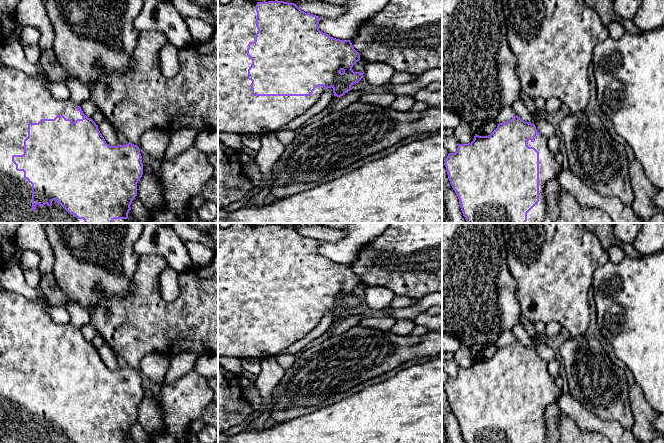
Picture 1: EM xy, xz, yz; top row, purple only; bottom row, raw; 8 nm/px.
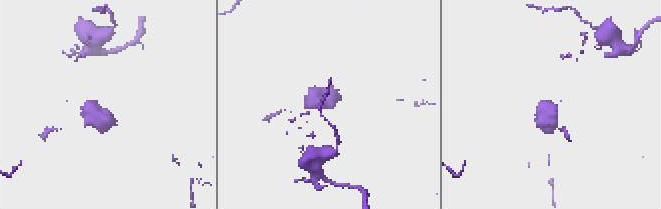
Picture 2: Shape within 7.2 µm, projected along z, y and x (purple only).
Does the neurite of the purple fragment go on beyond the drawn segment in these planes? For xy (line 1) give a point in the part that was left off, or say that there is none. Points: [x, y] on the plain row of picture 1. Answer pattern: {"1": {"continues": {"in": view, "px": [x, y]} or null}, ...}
{"1": {"continues": {"in": "xy", "px": [24, 323]}}}

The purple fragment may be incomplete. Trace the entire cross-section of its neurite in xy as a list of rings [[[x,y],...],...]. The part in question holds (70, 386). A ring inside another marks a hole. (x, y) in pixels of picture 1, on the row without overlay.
[[[6,289],[0,291],[0,443],[127,443],[128,437],[131,434],[130,429],[137,420],[137,407],[143,399],[143,387],[139,371],[130,366],[126,369],[108,369],[100,357],[98,349],[83,337],[80,329],[72,325],[70,322],[66,324],[58,324],[52,320],[45,308],[47,300],[44,294],[43,297],[44,302],[37,303]]]

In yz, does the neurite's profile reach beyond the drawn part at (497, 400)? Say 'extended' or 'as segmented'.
extended

